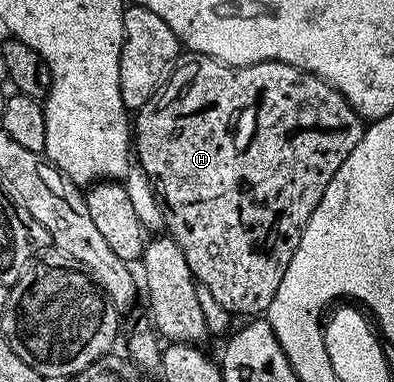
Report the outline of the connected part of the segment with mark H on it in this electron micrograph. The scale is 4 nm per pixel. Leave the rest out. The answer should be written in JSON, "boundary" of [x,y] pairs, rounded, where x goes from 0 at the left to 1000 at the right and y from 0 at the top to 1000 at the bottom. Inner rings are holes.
{"boundary":[[[510,139],[480,147],[480,152],[480,160],[459,157],[434,183],[431,199],[414,215],[396,251],[381,257],[343,298],[340,411],[350,435],[378,463],[416,555],[424,607],[437,628],[452,636],[452,647],[462,647],[472,668],[472,688],[482,688],[487,723],[515,749],[523,767],[523,754],[528,754],[530,772],[563,806],[581,809],[589,819],[670,825],[678,822],[685,793],[706,762],[716,720],[736,688],[736,668],[749,665],[761,607],[782,592],[782,576],[797,563],[858,437],[868,437],[888,395],[898,395],[898,385],[909,385],[909,374],[921,364],[929,327],[898,291],[898,280],[888,280],[883,262],[855,233],[838,228],[794,191],[779,191],[774,181],[736,175],[726,165],[703,160],[668,160],[642,170],[579,170],[571,160],[556,160]]]}

